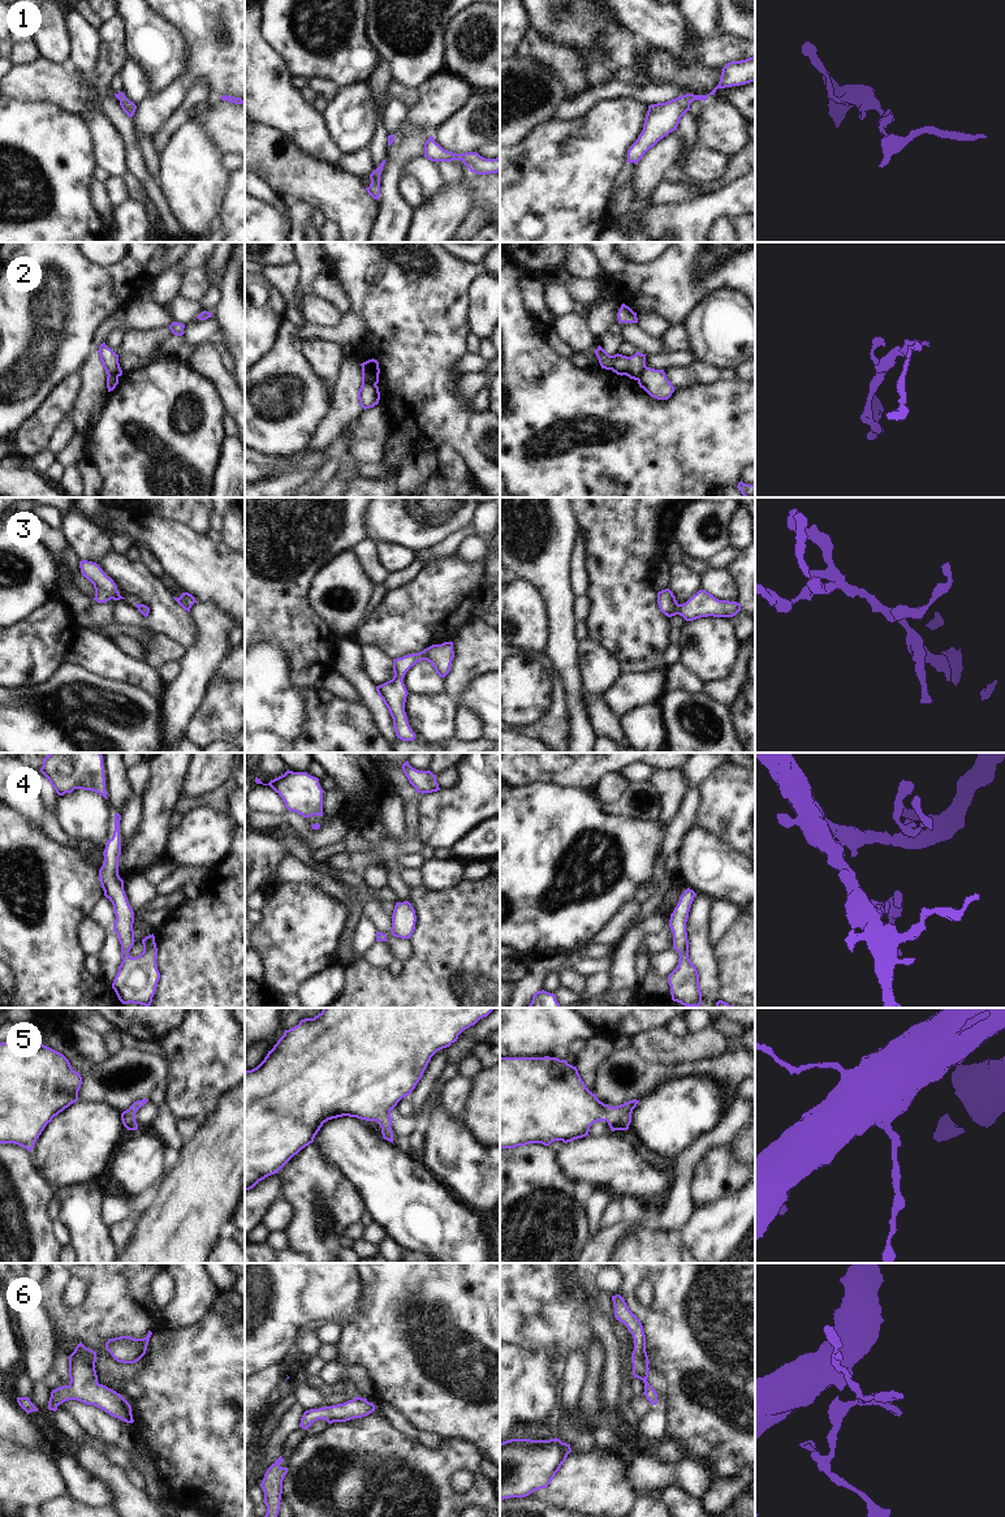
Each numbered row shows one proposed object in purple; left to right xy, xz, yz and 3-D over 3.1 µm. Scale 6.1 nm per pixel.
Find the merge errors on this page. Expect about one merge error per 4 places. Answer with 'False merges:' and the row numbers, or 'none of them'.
False merges: 2

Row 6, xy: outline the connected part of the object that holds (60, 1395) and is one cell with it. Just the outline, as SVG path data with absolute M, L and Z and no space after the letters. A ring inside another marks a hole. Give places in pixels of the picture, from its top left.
M79 1343L69 1356L70 1382L68 1385L52 1389L48 1409L56 1412L60 1404L77 1400L94 1405L126 1423L133 1423L130 1404L116 1391L98 1383L95 1362L96 1352Z

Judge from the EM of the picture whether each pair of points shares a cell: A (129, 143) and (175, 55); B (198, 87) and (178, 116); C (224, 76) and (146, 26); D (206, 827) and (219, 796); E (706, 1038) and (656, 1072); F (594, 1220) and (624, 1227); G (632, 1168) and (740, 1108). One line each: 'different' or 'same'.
A: different
B: same
C: different
D: different
E: different
F: different
G: different

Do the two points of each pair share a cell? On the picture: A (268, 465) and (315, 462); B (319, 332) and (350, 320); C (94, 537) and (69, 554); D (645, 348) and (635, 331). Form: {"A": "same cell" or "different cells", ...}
{"A": "same cell", "B": "same cell", "C": "different cells", "D": "same cell"}

